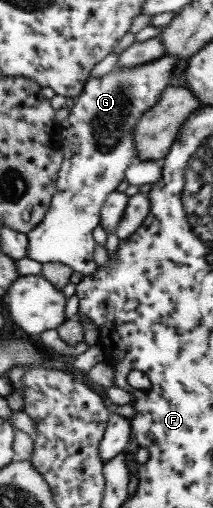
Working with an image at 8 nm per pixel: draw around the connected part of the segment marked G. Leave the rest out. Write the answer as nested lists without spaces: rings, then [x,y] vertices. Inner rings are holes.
[[[161,56],[152,62],[144,62],[130,68],[114,68],[114,70],[100,77],[88,77],[82,86],[82,90],[74,98],[74,105],[70,109],[69,116],[58,122],[60,150],[62,160],[56,179],[56,190],[50,199],[48,209],[42,217],[42,221],[34,225],[34,229],[25,235],[28,238],[26,258],[36,260],[41,265],[48,262],[60,262],[70,266],[73,272],[81,275],[94,273],[96,264],[92,260],[93,246],[92,229],[99,224],[100,207],[106,200],[106,195],[114,191],[121,180],[124,180],[124,170],[128,165],[138,159],[134,150],[134,138],[132,129],[134,123],[140,120],[141,115],[157,103],[160,93],[170,86],[172,70],[178,56]]]

